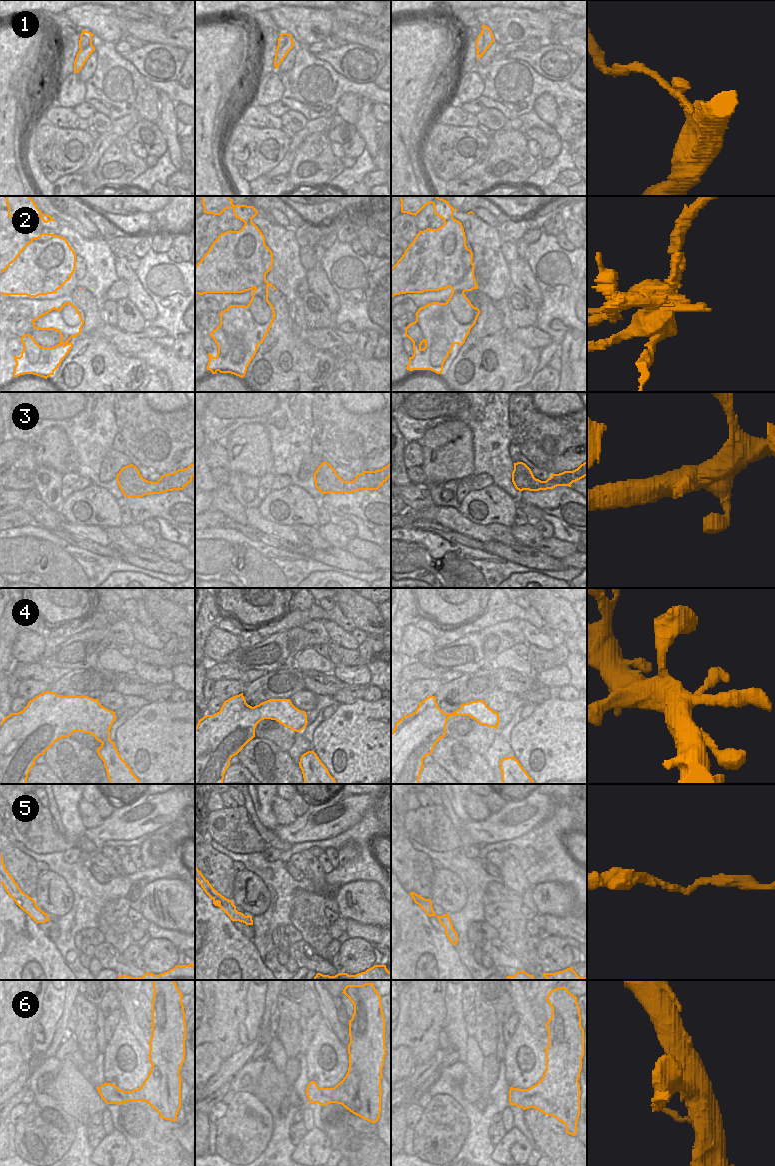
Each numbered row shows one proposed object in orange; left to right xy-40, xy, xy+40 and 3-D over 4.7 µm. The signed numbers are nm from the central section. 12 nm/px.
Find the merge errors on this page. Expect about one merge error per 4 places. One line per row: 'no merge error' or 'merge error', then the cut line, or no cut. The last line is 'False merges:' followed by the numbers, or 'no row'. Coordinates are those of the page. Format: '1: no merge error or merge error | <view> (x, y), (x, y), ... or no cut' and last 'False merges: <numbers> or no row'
1: merge error | xy+40 (482, 33), (483, 45), (477, 49)
2: merge error | xy+40 (467, 248), (464, 250), (461, 258), (464, 270)
3: no merge error | no cut
4: no merge error | no cut
5: no merge error | no cut
6: no merge error | no cut
False merges: 1, 2

